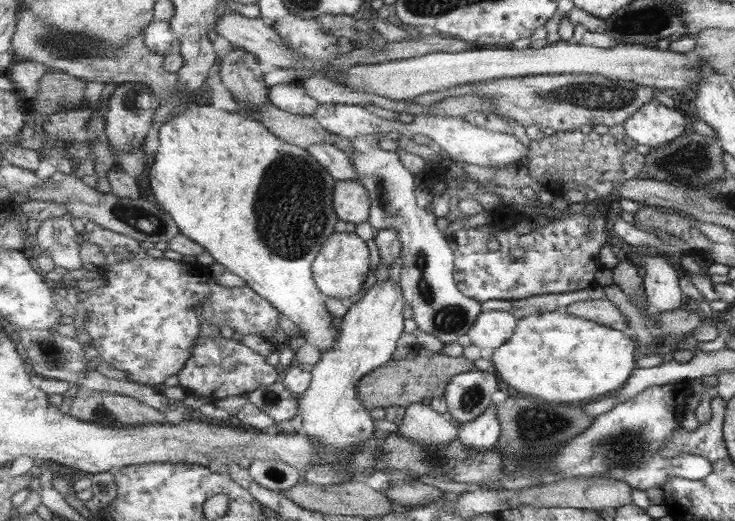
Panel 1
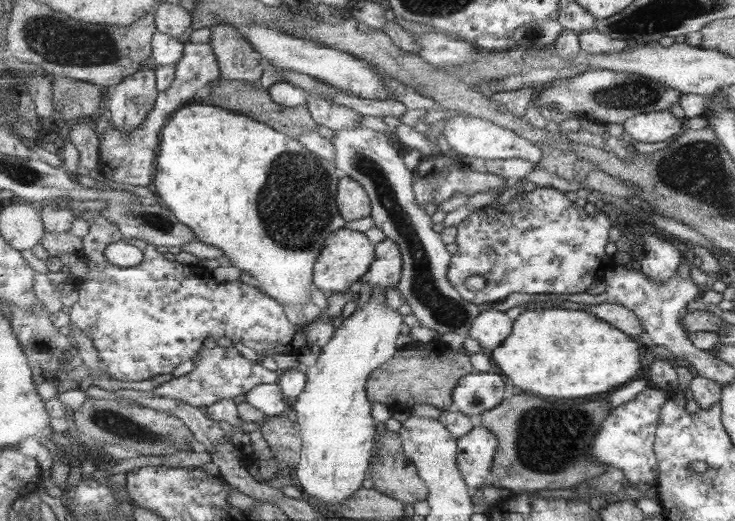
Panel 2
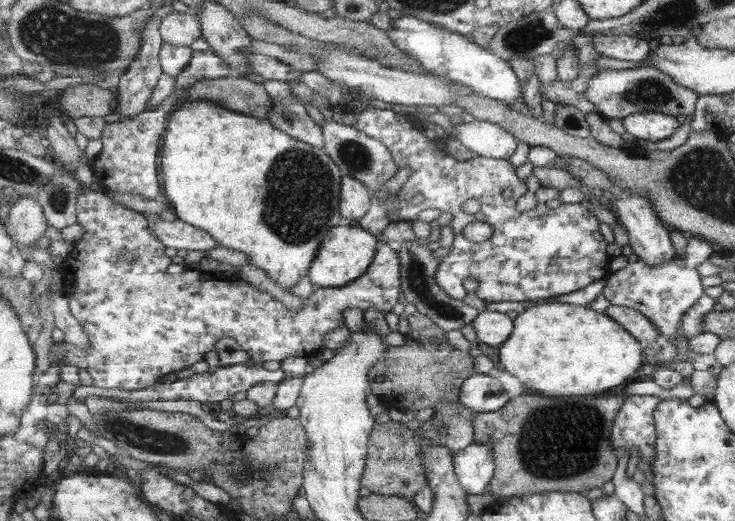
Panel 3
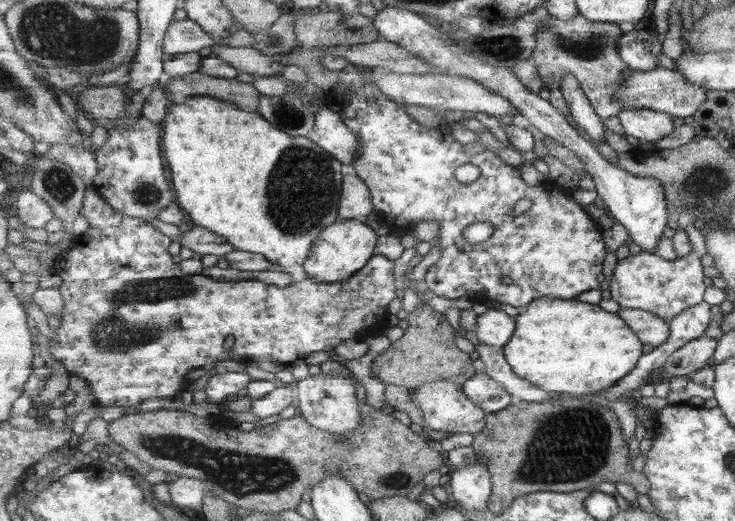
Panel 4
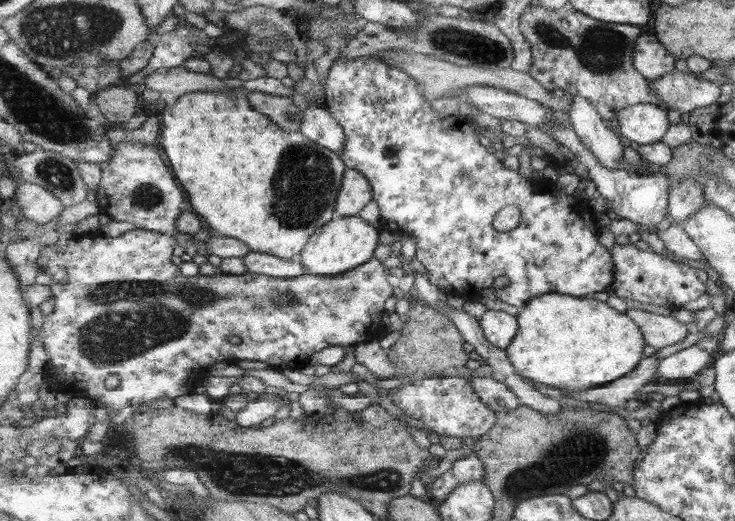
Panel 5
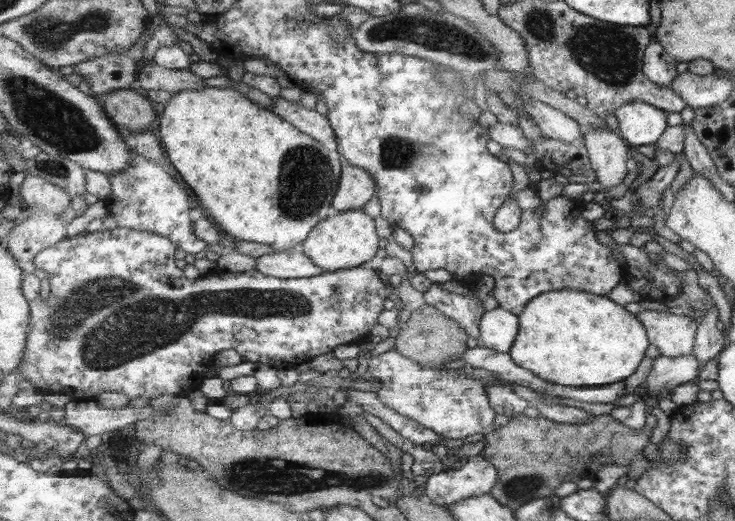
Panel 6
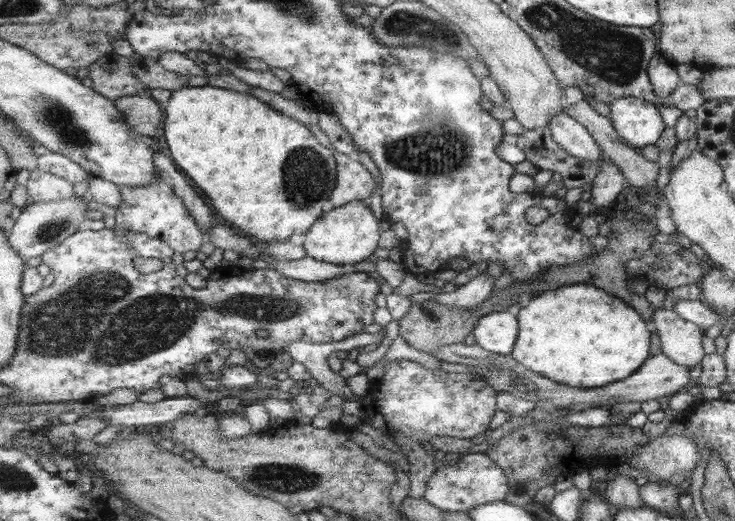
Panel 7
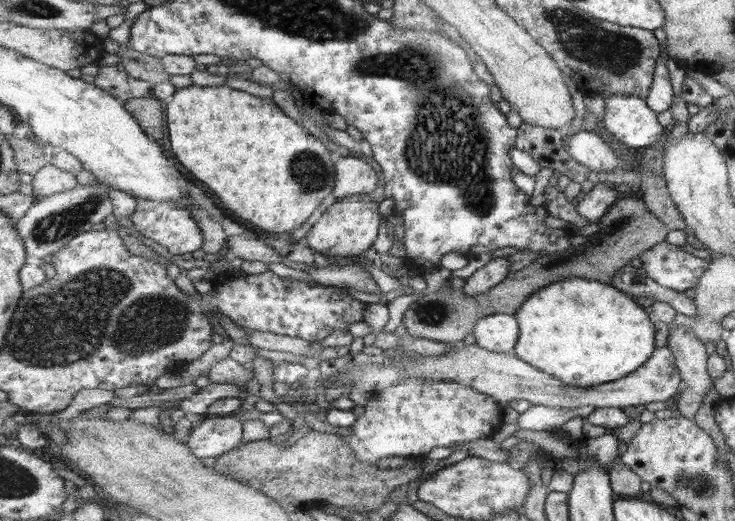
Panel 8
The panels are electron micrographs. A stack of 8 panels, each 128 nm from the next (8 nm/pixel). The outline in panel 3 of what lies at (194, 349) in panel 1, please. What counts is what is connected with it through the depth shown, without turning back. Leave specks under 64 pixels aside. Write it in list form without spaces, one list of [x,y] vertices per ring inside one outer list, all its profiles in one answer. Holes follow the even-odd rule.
[[[246,363],[233,364],[225,367],[220,367],[215,372],[206,372],[204,374],[193,374],[190,378],[179,379],[174,382],[167,382],[161,385],[156,385],[151,389],[144,389],[143,391],[121,391],[118,389],[105,389],[95,386],[79,386],[73,390],[72,397],[77,399],[84,398],[105,398],[113,397],[122,402],[137,401],[168,401],[168,400],[192,400],[199,403],[221,403],[223,400],[230,400],[235,394],[239,392],[248,392],[255,384],[261,382],[276,383],[279,385],[288,378],[288,375],[281,369],[271,372],[267,368],[251,368]]]

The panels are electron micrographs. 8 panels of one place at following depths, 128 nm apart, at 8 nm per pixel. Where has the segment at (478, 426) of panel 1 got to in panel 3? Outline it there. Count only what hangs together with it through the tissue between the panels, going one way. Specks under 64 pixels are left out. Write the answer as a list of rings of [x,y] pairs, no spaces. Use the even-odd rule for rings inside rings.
[[[475,443],[455,454],[455,472],[468,494],[488,492],[496,471],[491,447]]]

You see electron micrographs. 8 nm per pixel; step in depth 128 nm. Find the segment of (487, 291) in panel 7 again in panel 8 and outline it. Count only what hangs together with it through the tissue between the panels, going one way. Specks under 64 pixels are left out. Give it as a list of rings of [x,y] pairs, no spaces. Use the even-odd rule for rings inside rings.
[[[507,257],[490,259],[490,261],[477,269],[469,278],[465,280],[463,291],[467,295],[481,294],[492,289],[503,282],[509,274],[509,268],[513,266],[513,262]]]

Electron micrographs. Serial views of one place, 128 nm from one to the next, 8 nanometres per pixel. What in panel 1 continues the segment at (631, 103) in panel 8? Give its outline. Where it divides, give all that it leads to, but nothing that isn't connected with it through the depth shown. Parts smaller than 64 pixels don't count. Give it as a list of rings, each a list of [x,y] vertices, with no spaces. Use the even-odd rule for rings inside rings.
[[[655,99],[635,112],[622,126],[637,144],[655,148],[679,138],[689,124],[690,120],[683,112],[674,110],[673,107],[667,108]]]

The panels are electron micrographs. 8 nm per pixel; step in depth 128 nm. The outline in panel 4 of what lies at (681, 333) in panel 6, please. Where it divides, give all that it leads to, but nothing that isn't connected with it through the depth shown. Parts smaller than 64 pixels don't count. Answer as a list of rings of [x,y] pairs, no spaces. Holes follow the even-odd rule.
[[[620,307],[617,315],[626,320],[627,325],[639,335],[644,344],[650,344],[653,347],[661,346],[671,336],[670,323],[657,314],[636,308]]]

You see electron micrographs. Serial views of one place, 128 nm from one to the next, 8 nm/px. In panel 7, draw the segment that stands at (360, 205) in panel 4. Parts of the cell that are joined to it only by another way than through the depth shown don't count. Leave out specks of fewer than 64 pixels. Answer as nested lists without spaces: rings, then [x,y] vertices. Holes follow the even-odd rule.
[[[335,153],[338,165],[338,184],[326,203],[327,212],[353,201],[368,202],[371,192],[377,188],[375,176],[358,162],[355,155]]]

